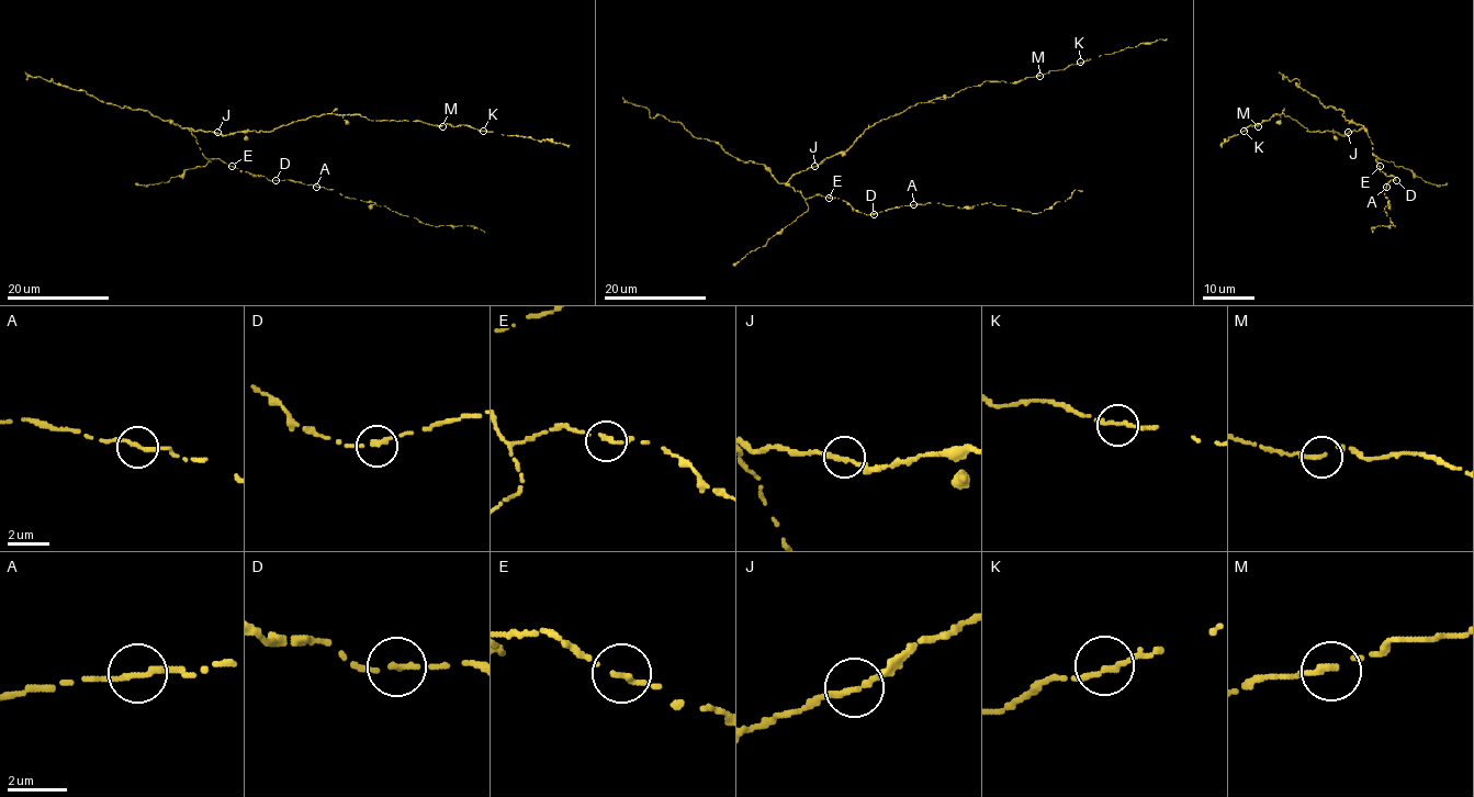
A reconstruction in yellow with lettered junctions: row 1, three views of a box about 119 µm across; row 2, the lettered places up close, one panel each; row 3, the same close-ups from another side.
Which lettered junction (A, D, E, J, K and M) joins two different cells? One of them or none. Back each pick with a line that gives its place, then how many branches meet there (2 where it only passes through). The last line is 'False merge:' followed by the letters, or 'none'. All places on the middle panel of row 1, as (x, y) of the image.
False merge: none

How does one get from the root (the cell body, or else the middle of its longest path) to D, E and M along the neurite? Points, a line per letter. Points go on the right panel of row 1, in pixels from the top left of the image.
D: (1348, 134), (1363, 128), (1372, 143), (1372, 153), (1380, 158), (1375, 160), (1380, 172), (1396, 180)
E: (1348, 134), (1364, 130), (1372, 143), (1372, 153), (1380, 158), (1375, 160), (1380, 166)
M: (1348, 134), (1308, 131), (1284, 114), (1274, 114), (1258, 126)

